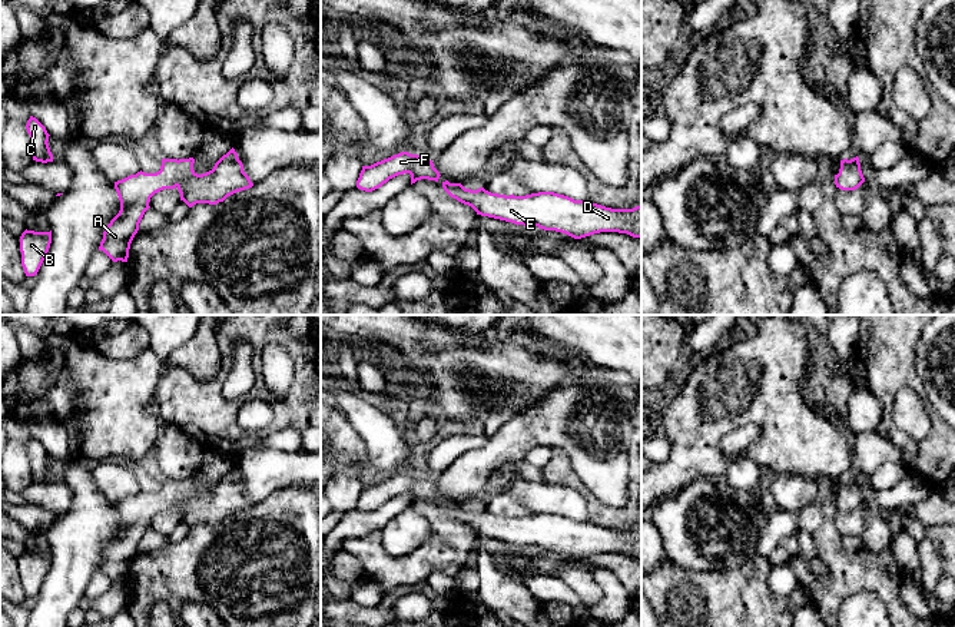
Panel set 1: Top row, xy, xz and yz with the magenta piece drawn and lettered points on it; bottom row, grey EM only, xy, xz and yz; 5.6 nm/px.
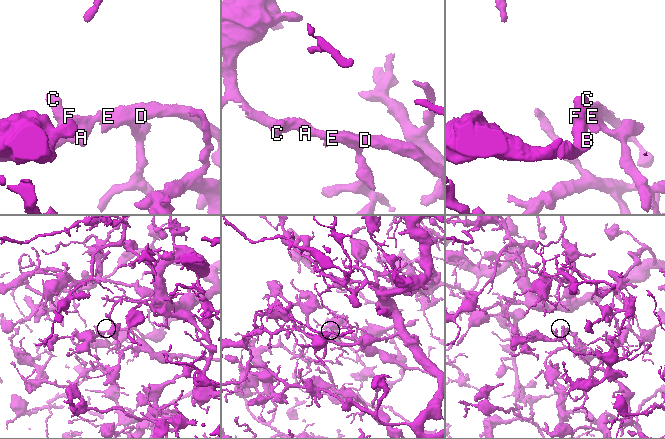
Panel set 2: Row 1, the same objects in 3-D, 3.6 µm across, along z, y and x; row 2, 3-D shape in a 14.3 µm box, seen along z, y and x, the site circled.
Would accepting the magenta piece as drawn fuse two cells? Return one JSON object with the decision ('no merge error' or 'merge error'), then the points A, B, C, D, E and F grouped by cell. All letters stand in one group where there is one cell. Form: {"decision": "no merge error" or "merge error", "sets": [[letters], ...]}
{"decision": "no merge error", "sets": [["A", "B", "C", "D", "E", "F"]]}

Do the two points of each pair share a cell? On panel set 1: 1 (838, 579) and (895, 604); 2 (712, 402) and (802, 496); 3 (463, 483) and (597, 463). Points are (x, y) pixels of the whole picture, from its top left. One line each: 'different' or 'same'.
1: same
2: different
3: same

